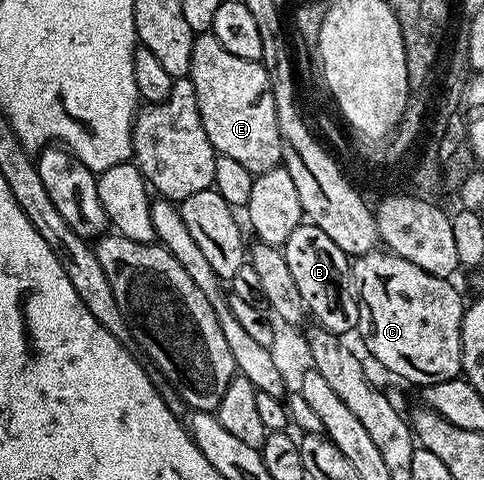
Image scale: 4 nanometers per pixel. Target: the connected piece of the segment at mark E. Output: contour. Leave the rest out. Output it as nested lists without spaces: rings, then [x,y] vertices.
[[[200,34],[196,36],[190,58],[190,78],[194,82],[194,94],[198,98],[198,110],[202,114],[206,138],[210,138],[219,155],[235,158],[253,174],[265,172],[281,163],[282,138],[278,134],[278,114],[274,106],[274,94],[270,90],[270,78],[261,61],[238,58],[238,54],[230,54],[230,50],[226,50],[216,36]]]

